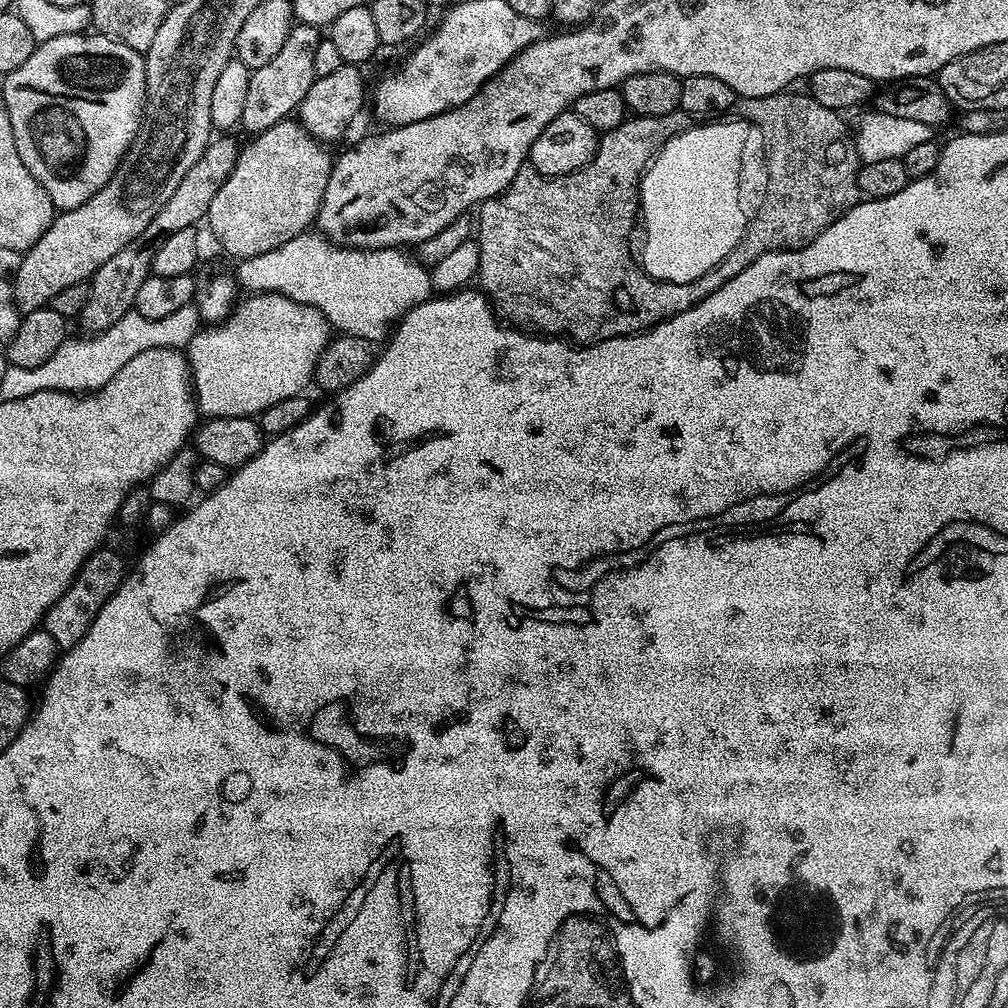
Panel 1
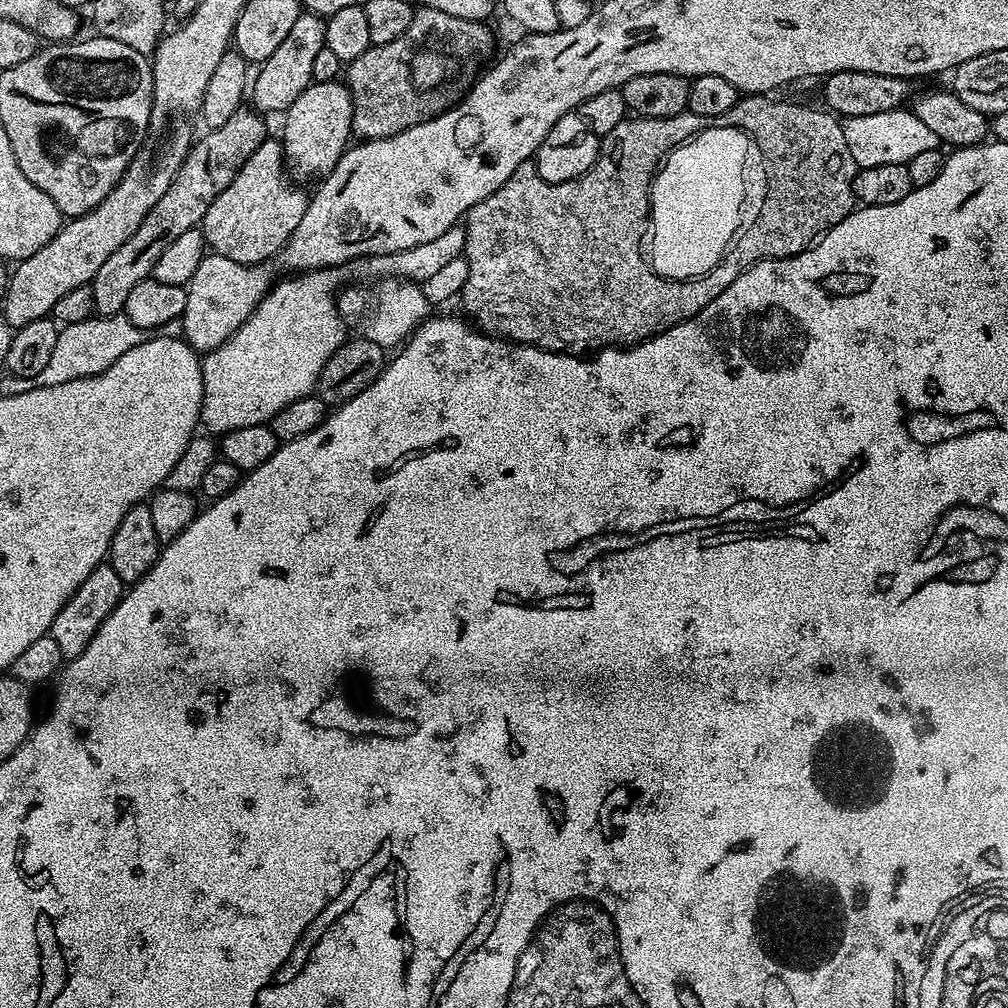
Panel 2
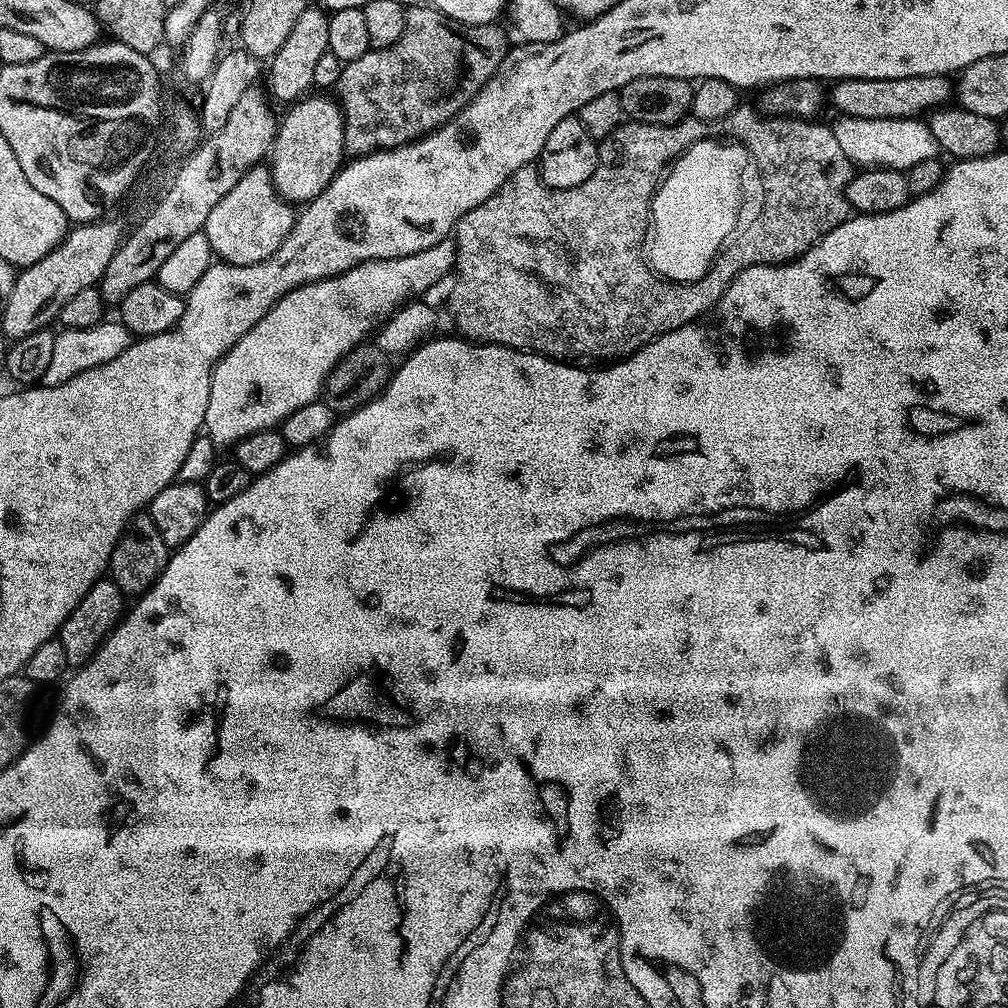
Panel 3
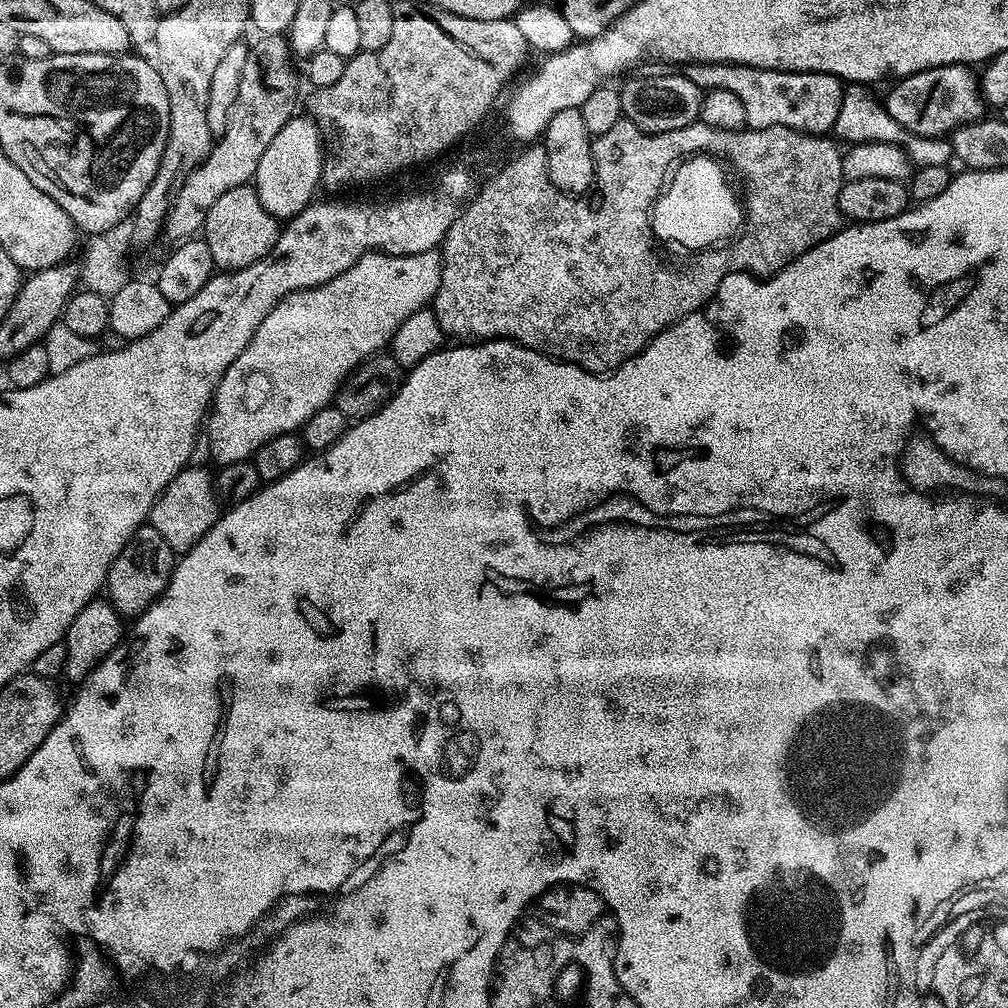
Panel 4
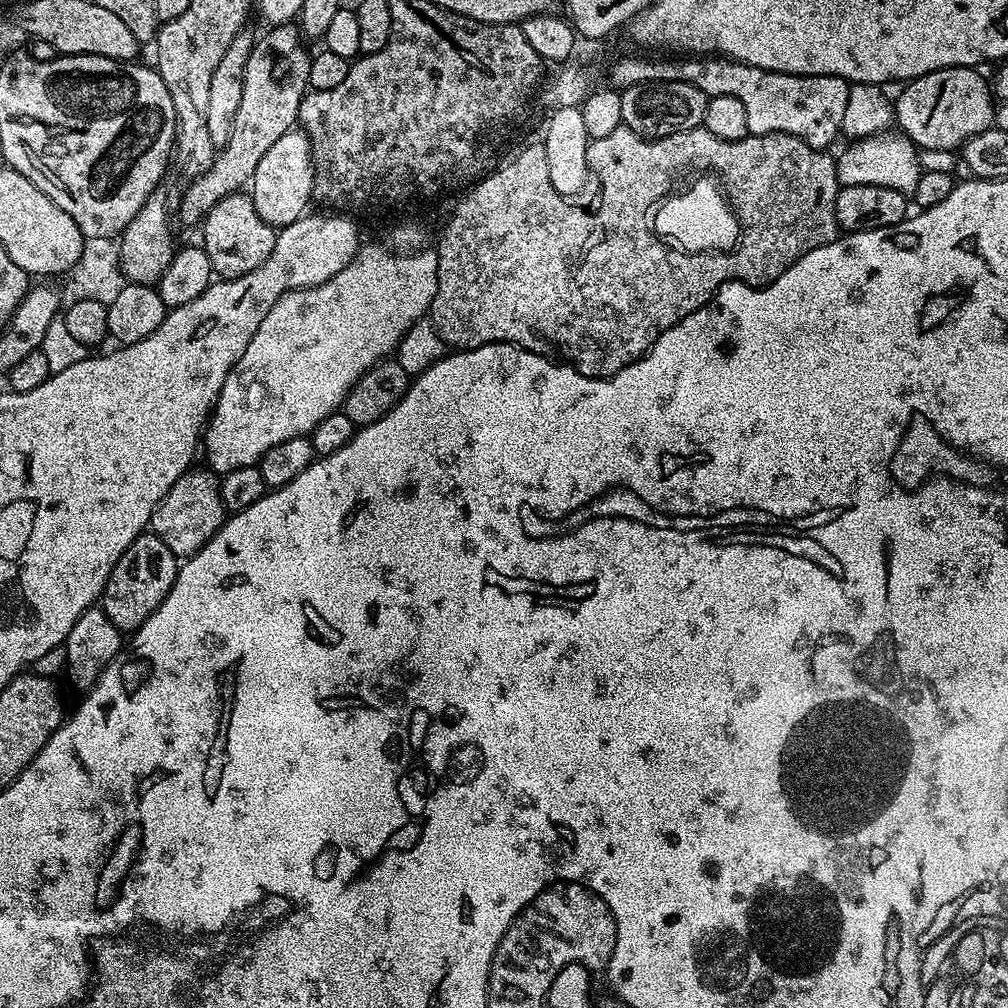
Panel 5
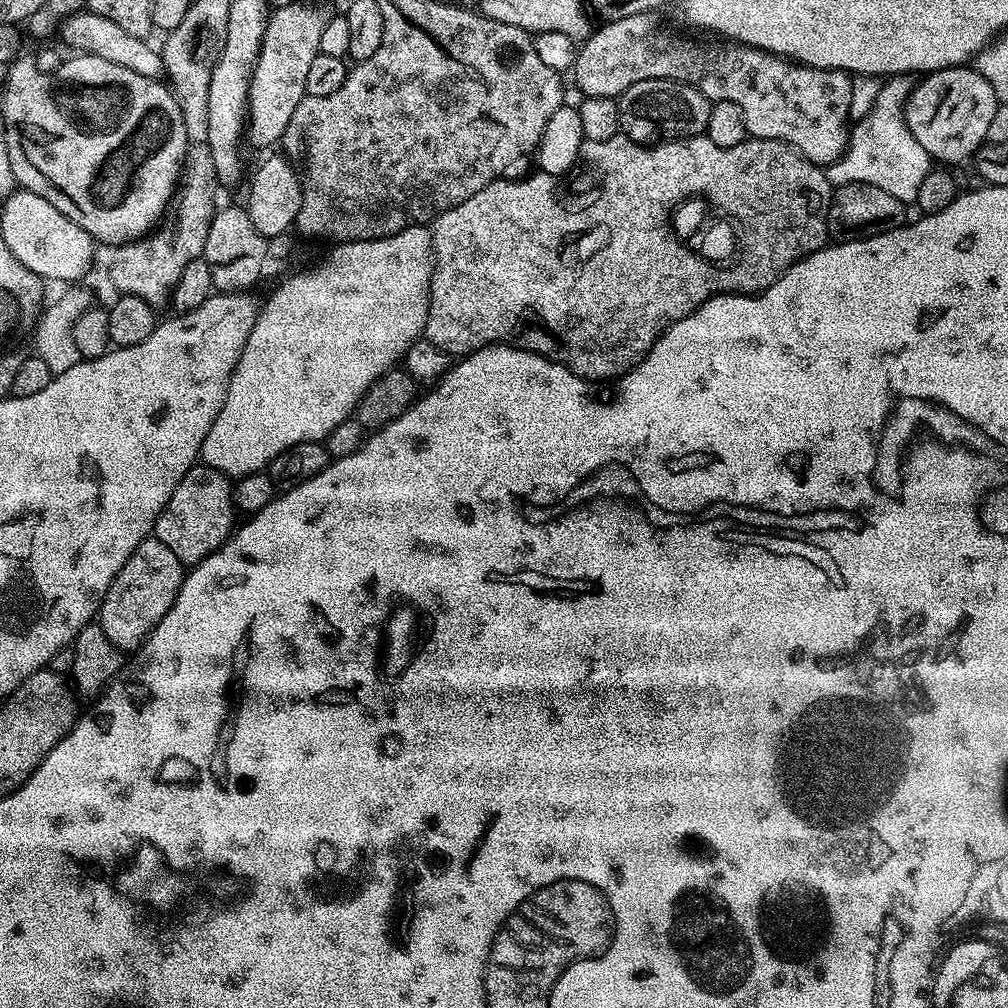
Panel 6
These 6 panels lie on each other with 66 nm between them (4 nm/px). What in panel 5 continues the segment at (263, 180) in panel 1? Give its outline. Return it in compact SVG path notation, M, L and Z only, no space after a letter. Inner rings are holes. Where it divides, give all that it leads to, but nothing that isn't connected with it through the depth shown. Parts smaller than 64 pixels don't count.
M243 191L231 192L212 207L202 221L204 240L202 246L210 258L210 266L217 277L233 280L258 270L276 245L277 229L273 228L254 208L251 195Z

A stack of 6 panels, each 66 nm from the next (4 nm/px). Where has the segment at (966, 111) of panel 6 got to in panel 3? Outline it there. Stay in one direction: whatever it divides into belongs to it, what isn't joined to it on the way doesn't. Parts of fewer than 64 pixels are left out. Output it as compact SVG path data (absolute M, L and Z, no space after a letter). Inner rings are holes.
M911 76L910 78L886 78L885 80L837 81L830 90L830 100L845 116L858 118L902 118L915 120L945 107L953 99L954 84L948 76Z

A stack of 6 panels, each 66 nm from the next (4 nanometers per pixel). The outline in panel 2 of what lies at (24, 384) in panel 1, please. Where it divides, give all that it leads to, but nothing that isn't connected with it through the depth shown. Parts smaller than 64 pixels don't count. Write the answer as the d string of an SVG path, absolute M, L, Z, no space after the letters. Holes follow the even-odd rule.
M123 314L114 316L97 315L86 322L77 324L65 324L60 328L58 343L54 345L54 351L50 357L50 363L46 370L38 378L39 383L45 388L58 386L62 382L70 382L78 378L96 376L104 372L111 364L118 362L126 350L134 350L145 340L145 333L134 322L130 322Z

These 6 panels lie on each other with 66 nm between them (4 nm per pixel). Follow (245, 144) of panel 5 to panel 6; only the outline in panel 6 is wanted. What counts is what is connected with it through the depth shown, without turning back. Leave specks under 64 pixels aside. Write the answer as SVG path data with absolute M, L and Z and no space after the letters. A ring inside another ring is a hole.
M290 2L268 17L266 34L248 91L246 140L256 148L268 148L283 137L290 117L298 110L298 102L306 95L306 77L314 58L320 53L325 17L304 4Z

